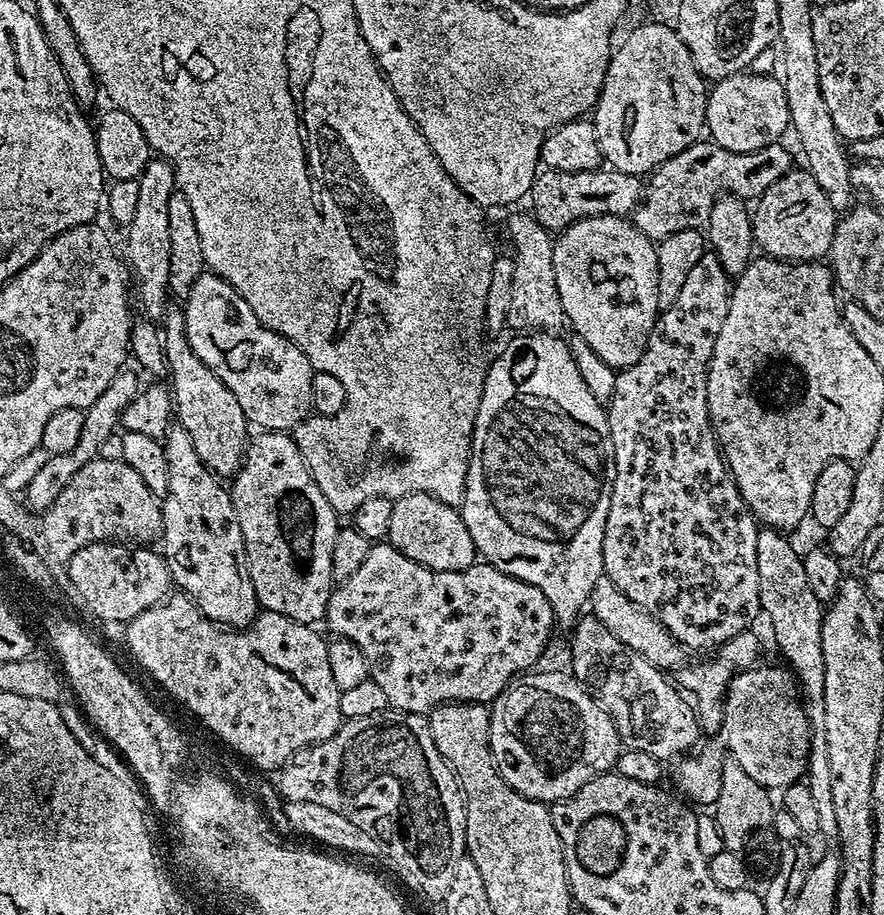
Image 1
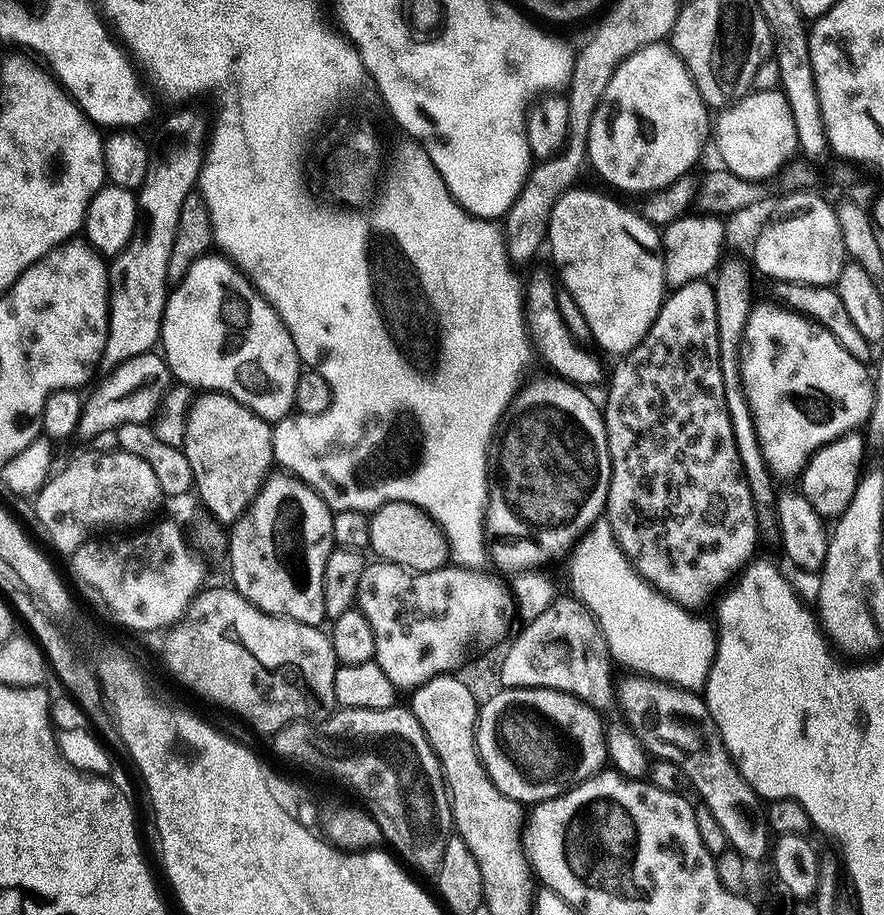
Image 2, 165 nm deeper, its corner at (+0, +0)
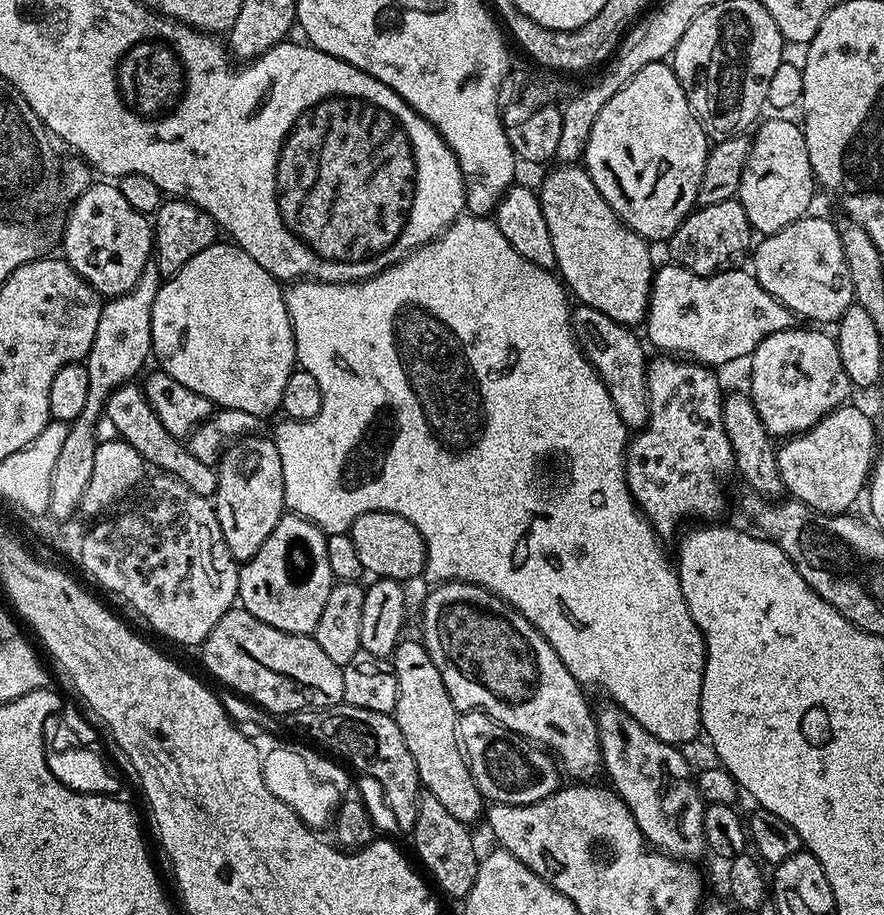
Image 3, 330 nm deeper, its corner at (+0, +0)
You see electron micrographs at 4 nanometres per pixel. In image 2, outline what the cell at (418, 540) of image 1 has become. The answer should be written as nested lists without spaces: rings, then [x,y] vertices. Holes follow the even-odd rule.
[[[388,502],[371,513],[370,542],[368,548],[373,557],[385,564],[401,564],[414,572],[433,572],[449,563],[448,540],[444,531],[418,506],[406,502]]]

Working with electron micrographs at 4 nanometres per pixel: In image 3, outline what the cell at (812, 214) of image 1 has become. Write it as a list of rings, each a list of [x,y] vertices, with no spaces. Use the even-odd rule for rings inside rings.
[[[809,214],[759,242],[751,253],[750,268],[765,290],[803,321],[813,320],[816,326],[832,326],[840,321],[854,297],[842,254],[840,229],[835,223]]]

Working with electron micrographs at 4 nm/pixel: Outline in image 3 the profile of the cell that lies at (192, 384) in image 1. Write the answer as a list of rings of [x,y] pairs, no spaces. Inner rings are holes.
[[[246,435],[229,444],[215,465],[218,526],[222,526],[222,538],[226,538],[226,546],[238,562],[254,558],[262,550],[262,542],[270,538],[274,526],[286,515],[282,454],[278,454],[275,439],[267,440],[262,435]]]

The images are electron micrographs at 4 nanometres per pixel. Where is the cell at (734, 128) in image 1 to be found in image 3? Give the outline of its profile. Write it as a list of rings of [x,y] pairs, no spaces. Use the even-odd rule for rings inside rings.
[[[780,114],[772,117],[773,120],[765,119],[755,129],[756,137],[751,137],[738,193],[749,224],[761,237],[774,234],[790,226],[790,222],[809,215],[812,191],[818,188],[816,178],[812,175],[803,127],[797,121],[795,124],[792,120],[783,120],[784,116]]]

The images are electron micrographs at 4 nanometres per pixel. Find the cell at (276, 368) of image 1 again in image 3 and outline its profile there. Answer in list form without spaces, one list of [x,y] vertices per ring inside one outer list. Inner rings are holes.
[[[217,242],[209,251],[199,252],[195,260],[189,262],[187,268],[182,269],[177,275],[167,277],[161,283],[152,307],[152,356],[160,363],[157,365],[162,371],[170,374],[170,378],[178,378],[178,382],[182,382],[182,386],[190,386],[190,390],[210,398],[213,405],[219,406],[221,409],[242,410],[256,417],[266,418],[272,411],[275,413],[279,409],[282,402],[282,389],[286,387],[286,378],[290,378],[290,374],[297,367],[296,343],[292,333],[290,314],[286,310],[284,301],[284,288],[281,281],[277,280],[275,276],[271,276],[266,270],[262,270],[262,266],[258,266],[258,262],[254,262],[254,258],[250,258],[250,254],[246,254],[238,247],[233,247],[232,252],[228,252],[229,245],[225,244]]]

